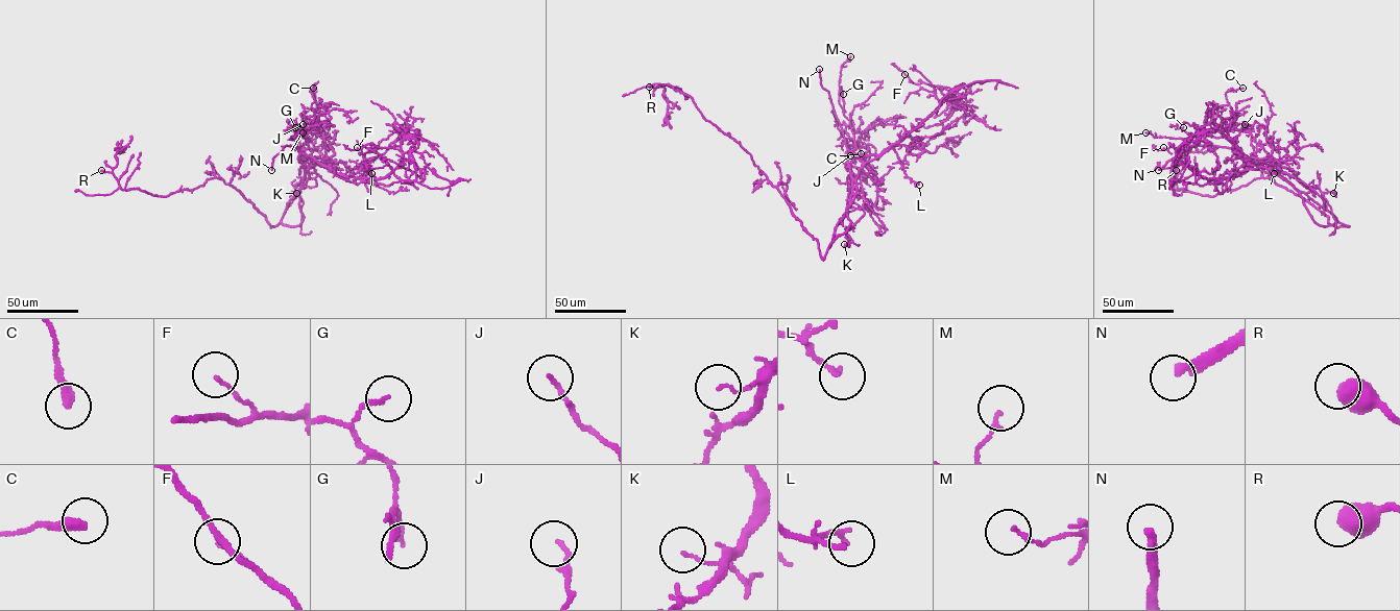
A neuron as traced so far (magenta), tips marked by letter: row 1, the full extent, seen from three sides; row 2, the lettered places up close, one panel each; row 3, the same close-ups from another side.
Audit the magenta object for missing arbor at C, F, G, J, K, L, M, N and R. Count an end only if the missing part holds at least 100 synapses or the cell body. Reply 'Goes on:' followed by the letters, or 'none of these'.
Goes on: N

